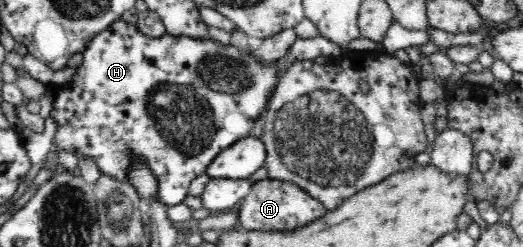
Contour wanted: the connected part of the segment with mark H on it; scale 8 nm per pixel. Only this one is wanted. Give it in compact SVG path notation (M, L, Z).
M121 18L113 21L107 29L103 29L95 34L95 37L89 41L87 47L82 51L82 62L76 67L76 73L70 82L65 84L50 84L46 89L53 92L55 95L52 101L52 110L50 116L57 123L57 132L54 136L55 149L63 149L69 153L82 153L91 161L97 164L97 167L103 173L110 175L115 181L129 181L129 171L131 171L131 163L140 161L148 165L151 173L157 178L156 199L160 199L161 203L171 209L173 205L184 203L184 199L188 196L187 189L189 184L195 177L206 173L207 166L218 156L224 149L231 147L235 141L249 137L253 123L261 117L268 107L267 101L279 83L279 77L289 69L289 65L293 65L298 60L314 60L321 56L337 57L343 52L343 46L333 43L321 36L316 36L309 39L297 38L294 44L288 49L288 52L272 65L267 65L259 62L253 52L249 50L249 54L239 52L239 49L232 44L219 44L211 38L191 38L187 36L172 36L165 34L163 37L152 38L143 35L133 23L125 23Z

